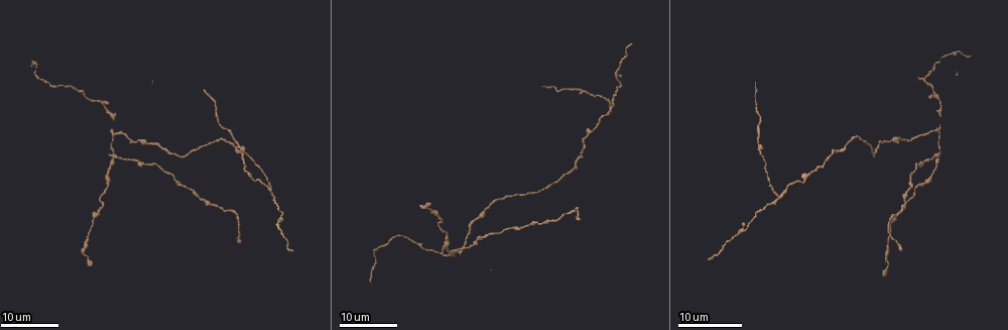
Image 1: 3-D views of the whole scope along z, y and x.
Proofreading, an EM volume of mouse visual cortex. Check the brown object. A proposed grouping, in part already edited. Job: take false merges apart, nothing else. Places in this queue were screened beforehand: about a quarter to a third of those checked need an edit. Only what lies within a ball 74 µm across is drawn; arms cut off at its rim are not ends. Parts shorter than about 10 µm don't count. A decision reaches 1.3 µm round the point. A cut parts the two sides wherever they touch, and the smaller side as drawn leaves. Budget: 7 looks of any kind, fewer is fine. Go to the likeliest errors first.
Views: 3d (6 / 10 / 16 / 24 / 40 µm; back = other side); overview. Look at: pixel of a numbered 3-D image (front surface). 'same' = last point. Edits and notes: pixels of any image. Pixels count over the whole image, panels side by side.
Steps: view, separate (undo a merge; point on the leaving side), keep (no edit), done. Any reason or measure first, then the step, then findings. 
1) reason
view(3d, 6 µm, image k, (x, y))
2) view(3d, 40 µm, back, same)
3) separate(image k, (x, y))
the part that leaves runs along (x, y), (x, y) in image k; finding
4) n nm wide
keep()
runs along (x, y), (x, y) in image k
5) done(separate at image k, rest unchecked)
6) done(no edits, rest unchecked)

looks like a crossing
view(3d, 16 µm, image 1, (115, 155))

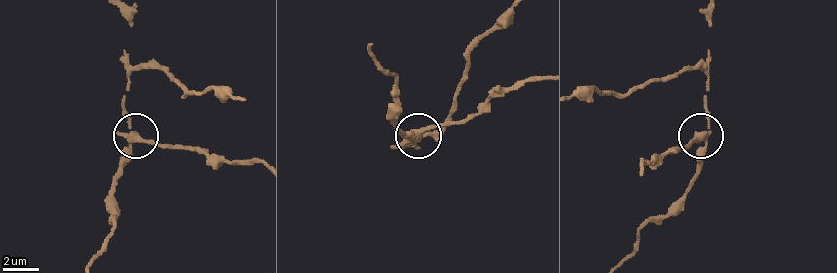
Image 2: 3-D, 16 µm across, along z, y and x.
view(3d, 10 µm, image 2, (132, 139))

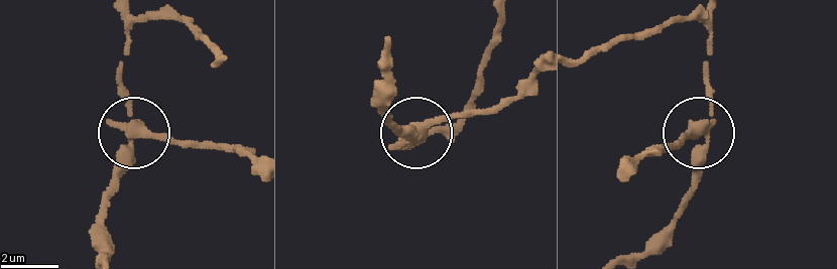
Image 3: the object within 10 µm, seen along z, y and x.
4 arms
separate(image 3, (164, 141))
the part that leaves runs along (132, 132), (181, 146), (238, 146), (253, 153) in image 3; two neurons meet here

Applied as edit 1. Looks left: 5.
side arm on a straight run
view(3d, 16 µm, image 1, (777, 198))

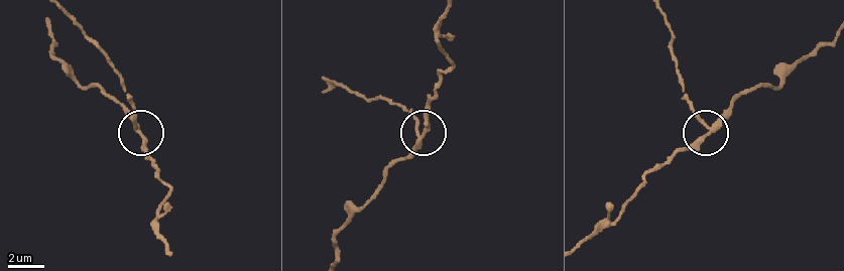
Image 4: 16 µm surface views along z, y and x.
closer look
view(3d, 6 µm, image 4, (421, 136))

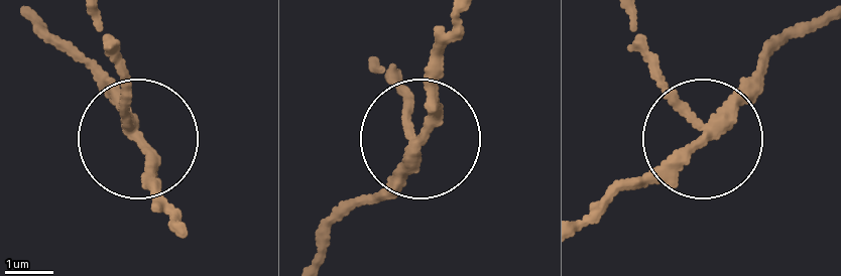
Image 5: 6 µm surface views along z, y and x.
separate(image 5, (124, 79))
the part that leaves runs along (133, 132), (133, 100), (97, 15) in image 5; a second neuron is stuck on

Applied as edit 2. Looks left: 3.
view(overview)

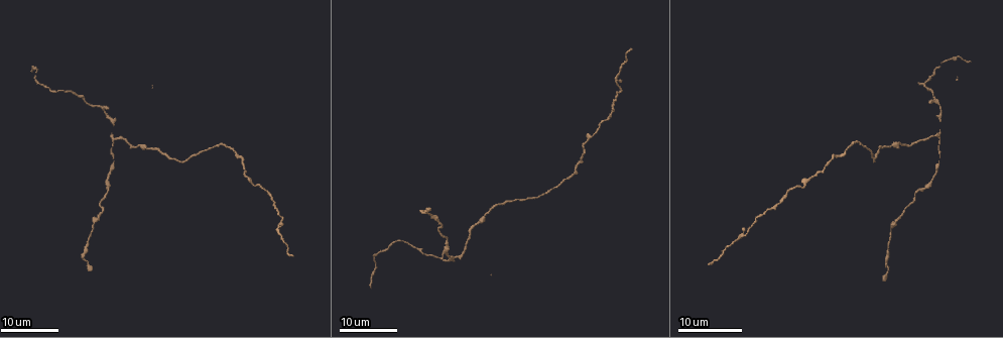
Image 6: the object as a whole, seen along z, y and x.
arms run side by side
view(3d, 24 µm, image 6, (899, 219))

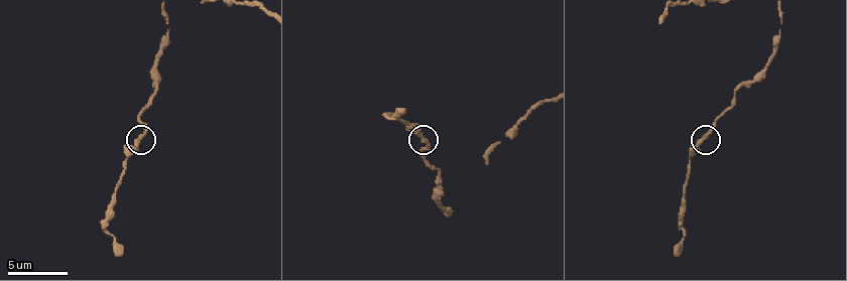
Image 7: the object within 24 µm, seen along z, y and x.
view(3d, 10 µm, image 7, (707, 137))

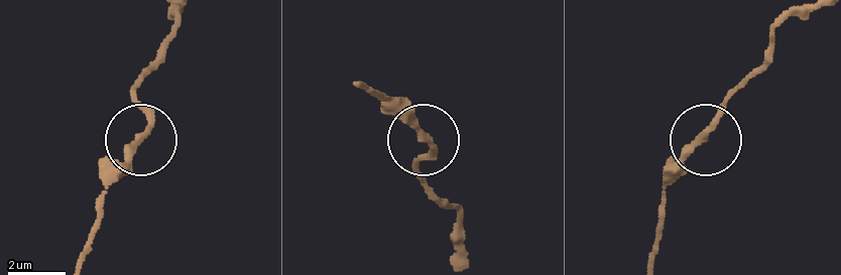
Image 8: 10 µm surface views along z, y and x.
3 arms
keep()
runs along (781, 20), (766, 63), (668, 183) in image 8; all the same neuron

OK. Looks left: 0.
done(separate at image 3, separate at image 5, rest unchecked)

